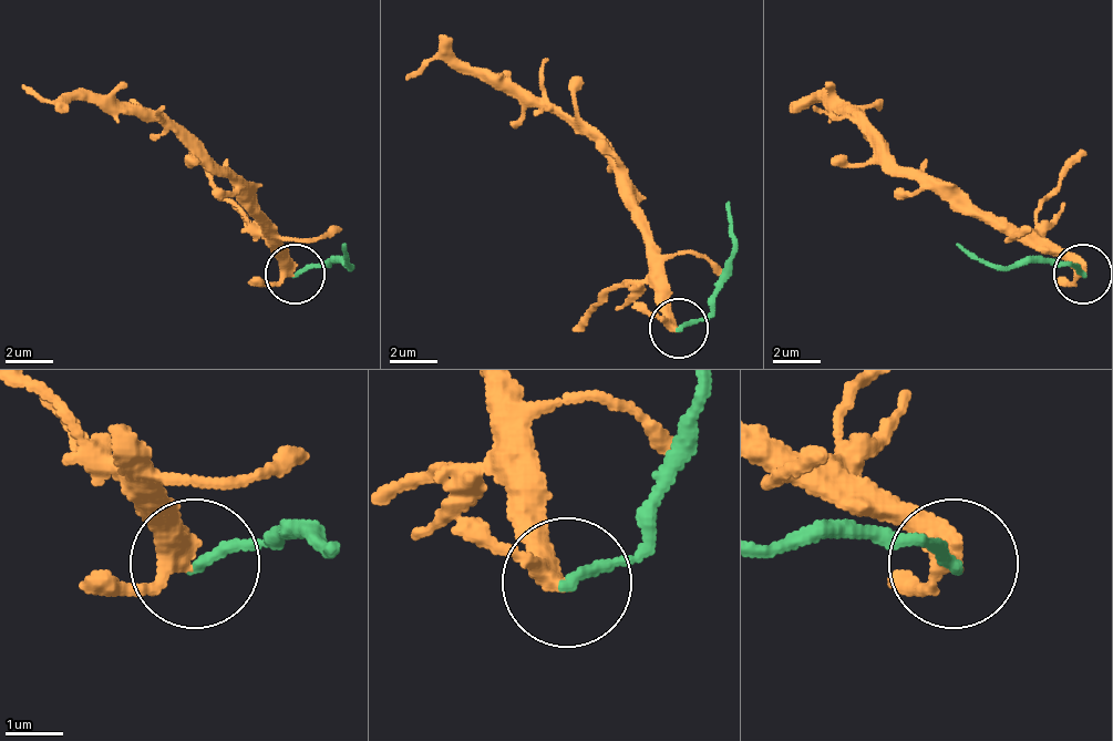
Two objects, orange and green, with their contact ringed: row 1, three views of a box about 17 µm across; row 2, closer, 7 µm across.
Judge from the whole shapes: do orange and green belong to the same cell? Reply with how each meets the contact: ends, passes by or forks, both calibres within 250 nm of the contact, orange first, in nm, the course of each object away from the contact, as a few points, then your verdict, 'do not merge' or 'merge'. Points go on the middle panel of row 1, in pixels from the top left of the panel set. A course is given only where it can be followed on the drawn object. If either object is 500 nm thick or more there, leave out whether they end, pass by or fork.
orange passes by | green ends | 360/200 nm | orange via (680, 327), (621, 167), (591, 137), (538, 96), (444, 61), (426, 61), (409, 79) | green via (680, 327), (710, 315), (733, 250), (728, 203) | do not merge

